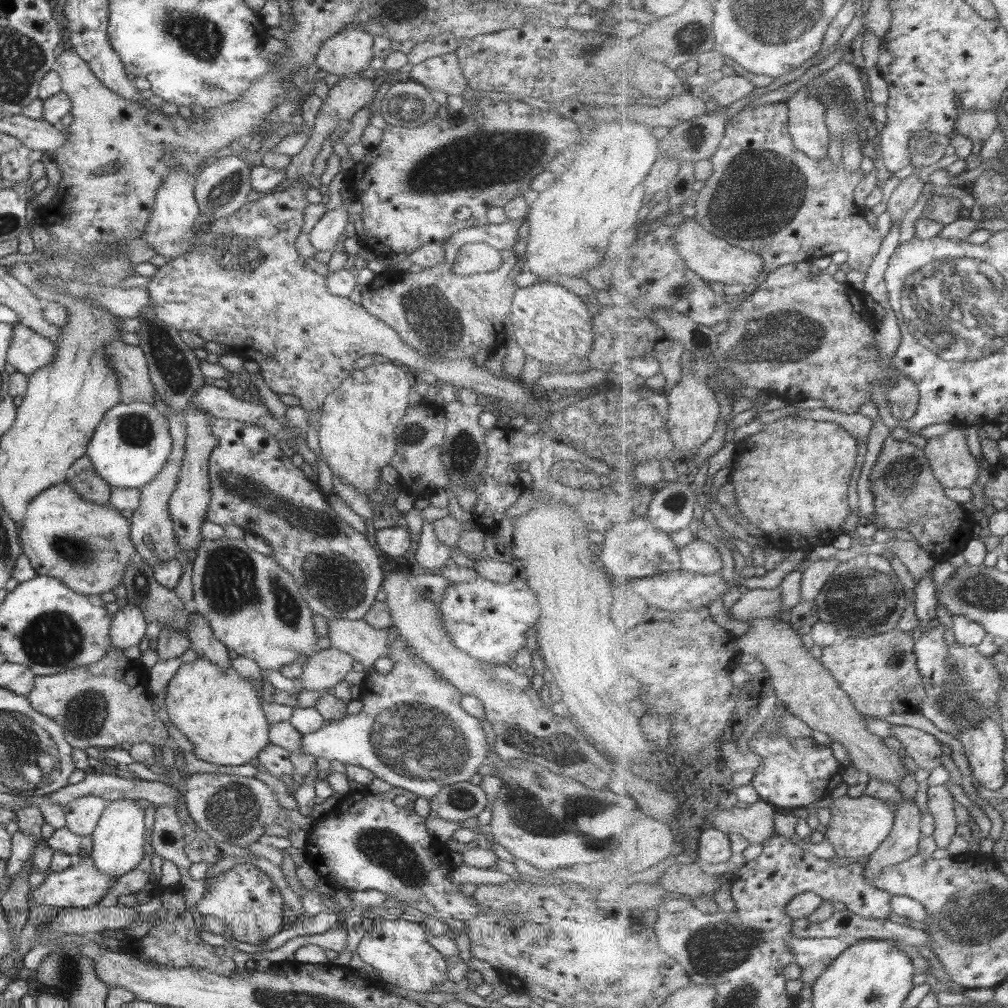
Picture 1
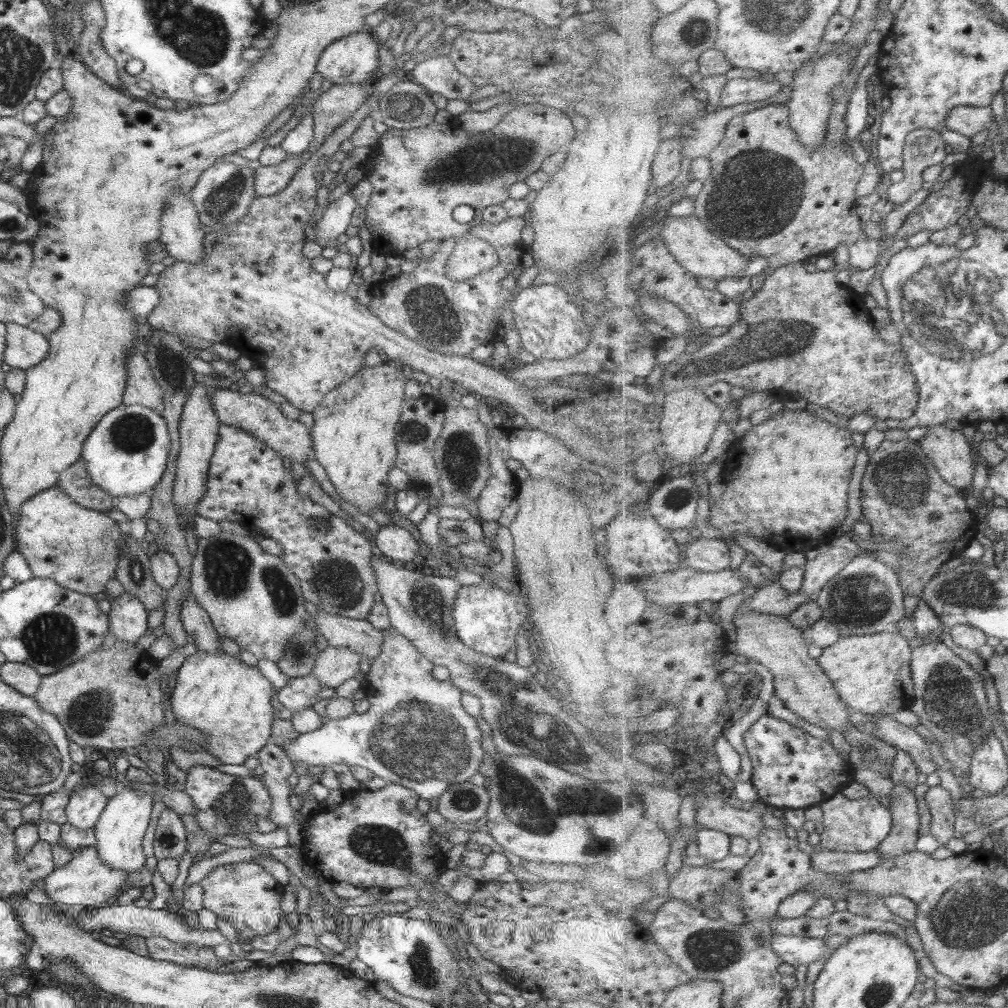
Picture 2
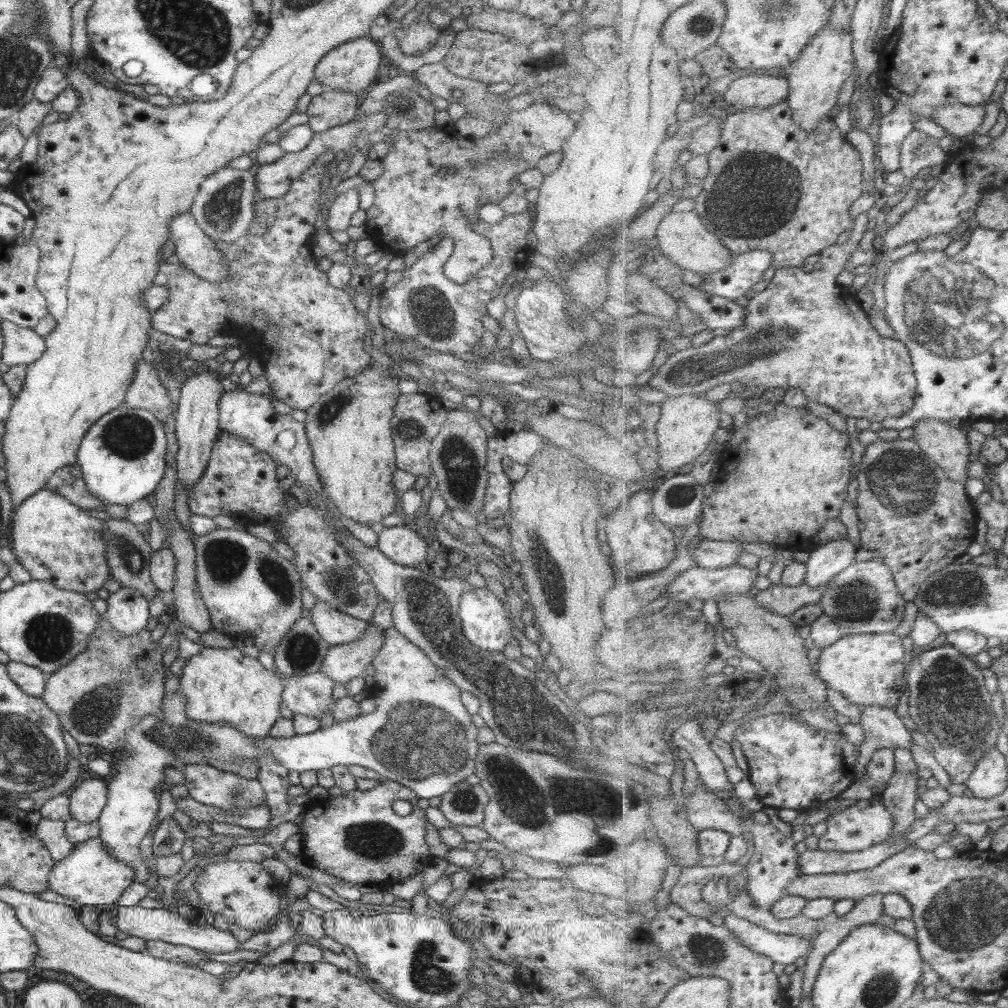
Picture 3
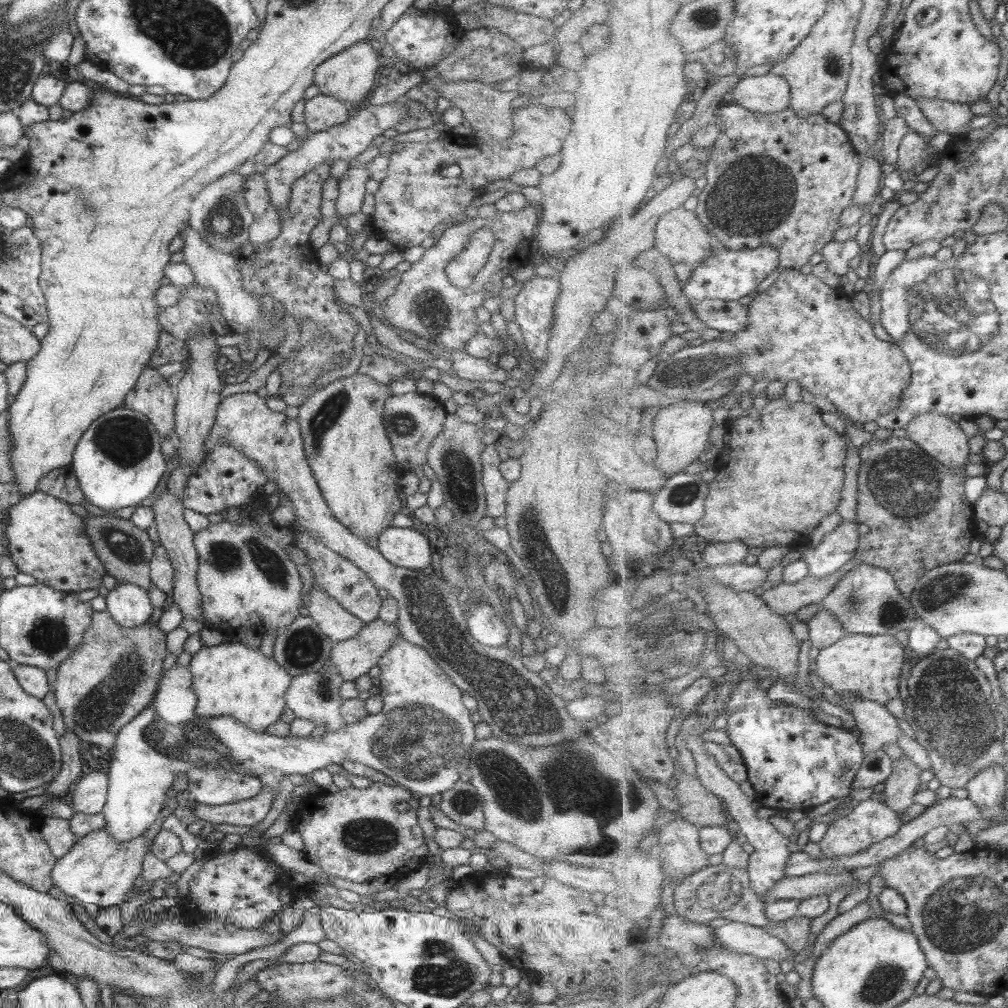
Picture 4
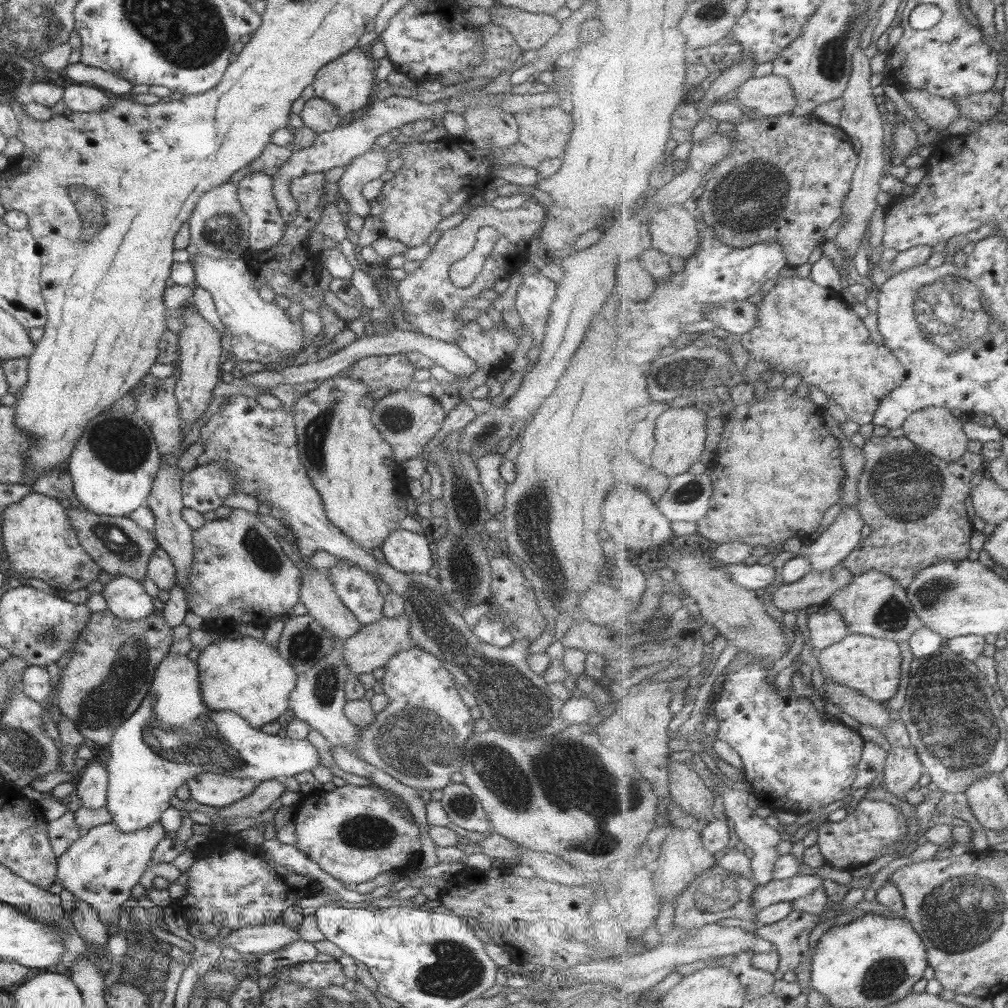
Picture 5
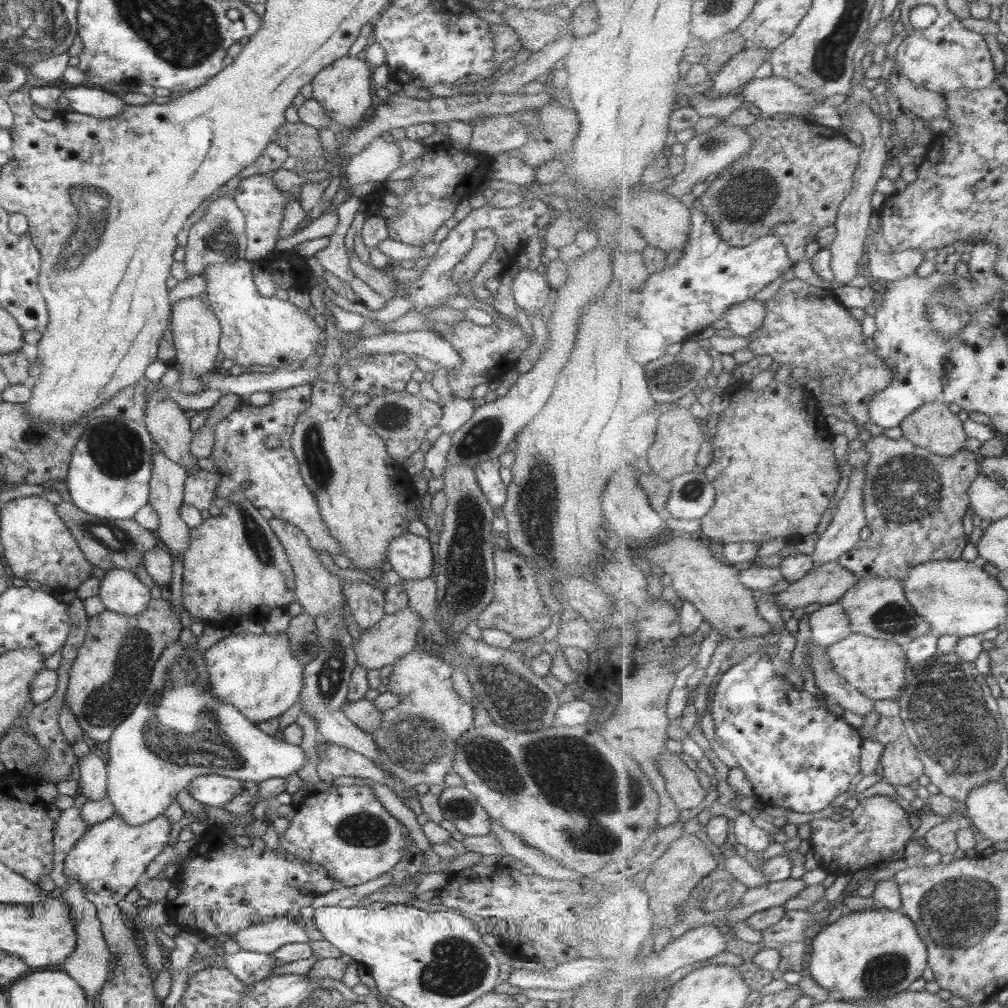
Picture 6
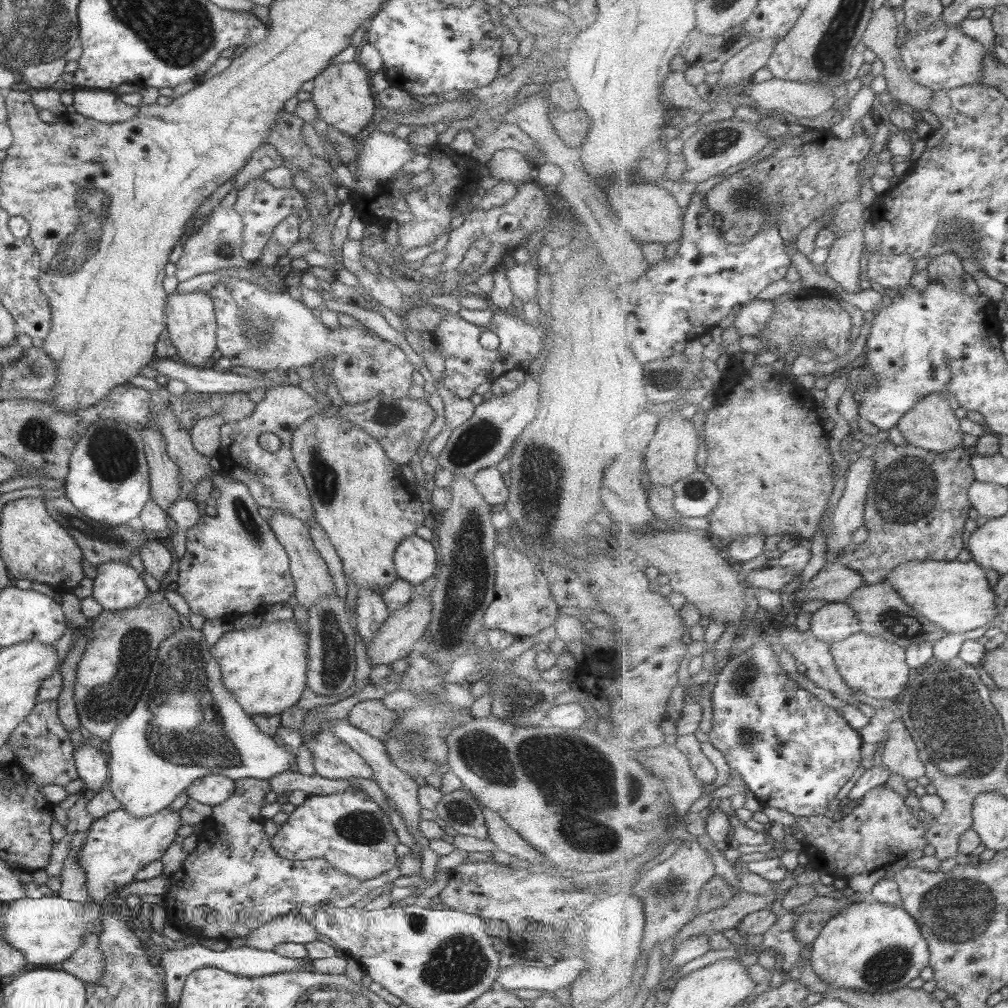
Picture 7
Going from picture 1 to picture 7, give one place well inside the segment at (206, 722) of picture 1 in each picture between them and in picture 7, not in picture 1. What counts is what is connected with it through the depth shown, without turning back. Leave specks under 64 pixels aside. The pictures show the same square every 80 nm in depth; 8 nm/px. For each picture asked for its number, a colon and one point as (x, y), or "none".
2: (228, 702)
3: (221, 685)
4: (229, 679)
5: (247, 676)
6: (256, 673)
7: (264, 667)

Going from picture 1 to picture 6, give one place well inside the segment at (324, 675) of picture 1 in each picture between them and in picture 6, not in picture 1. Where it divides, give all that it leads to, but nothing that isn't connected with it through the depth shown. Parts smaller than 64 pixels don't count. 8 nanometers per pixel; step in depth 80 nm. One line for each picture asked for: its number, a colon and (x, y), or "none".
2: (333, 665)
3: (342, 662)
4: (353, 657)
5: (372, 645)
6: (395, 635)

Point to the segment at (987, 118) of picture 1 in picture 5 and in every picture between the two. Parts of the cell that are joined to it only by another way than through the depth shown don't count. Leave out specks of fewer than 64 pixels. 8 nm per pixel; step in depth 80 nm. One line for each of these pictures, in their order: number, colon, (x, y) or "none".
2: (969, 120)
3: (961, 120)
4: (945, 116)
5: (938, 112)

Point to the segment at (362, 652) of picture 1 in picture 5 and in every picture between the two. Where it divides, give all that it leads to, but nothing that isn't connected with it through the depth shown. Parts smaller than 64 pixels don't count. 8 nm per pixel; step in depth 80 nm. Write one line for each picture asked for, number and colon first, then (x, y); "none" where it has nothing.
2: (359, 636)
3: (334, 627)
4: (333, 620)
5: (316, 594)

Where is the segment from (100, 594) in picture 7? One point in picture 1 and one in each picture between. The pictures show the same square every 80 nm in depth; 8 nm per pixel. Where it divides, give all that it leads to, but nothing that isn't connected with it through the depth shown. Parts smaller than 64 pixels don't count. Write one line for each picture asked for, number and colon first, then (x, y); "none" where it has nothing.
1: (127, 625)
2: (127, 619)
3: (126, 610)
4: (127, 605)
5: (125, 598)
6: (119, 590)

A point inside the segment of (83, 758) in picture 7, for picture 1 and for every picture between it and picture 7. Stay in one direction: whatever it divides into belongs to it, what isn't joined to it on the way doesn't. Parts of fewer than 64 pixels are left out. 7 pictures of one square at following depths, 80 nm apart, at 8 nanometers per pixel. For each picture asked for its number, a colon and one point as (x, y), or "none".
1: (81, 814)
2: (84, 806)
3: (86, 799)
4: (88, 796)
5: (91, 789)
6: (92, 771)

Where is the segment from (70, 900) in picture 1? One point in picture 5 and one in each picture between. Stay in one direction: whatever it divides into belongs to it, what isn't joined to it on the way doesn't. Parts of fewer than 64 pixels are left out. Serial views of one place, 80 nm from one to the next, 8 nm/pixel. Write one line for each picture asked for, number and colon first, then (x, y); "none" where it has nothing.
2: (84, 879)
3: (89, 875)
4: (97, 869)
5: (100, 867)

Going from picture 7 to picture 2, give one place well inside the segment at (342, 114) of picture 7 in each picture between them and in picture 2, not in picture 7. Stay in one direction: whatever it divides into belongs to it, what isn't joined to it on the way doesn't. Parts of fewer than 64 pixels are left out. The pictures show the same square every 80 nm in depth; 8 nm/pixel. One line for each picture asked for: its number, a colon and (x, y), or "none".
2: (350, 60)
3: (351, 67)
4: (350, 75)
5: (345, 83)
6: (342, 89)

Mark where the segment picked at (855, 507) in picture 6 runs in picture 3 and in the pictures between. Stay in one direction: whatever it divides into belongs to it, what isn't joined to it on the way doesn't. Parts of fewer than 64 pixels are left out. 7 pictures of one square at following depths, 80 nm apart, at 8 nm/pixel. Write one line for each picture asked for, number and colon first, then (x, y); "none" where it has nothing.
3: (824, 563)
4: (836, 549)
5: (841, 538)

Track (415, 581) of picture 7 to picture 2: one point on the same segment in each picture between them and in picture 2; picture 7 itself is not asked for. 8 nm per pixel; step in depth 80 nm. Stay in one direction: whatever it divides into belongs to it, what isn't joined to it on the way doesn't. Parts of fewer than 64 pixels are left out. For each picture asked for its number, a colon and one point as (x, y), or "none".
2: (393, 542)
3: (402, 546)
4: (404, 548)
5: (407, 552)
6: (410, 556)

